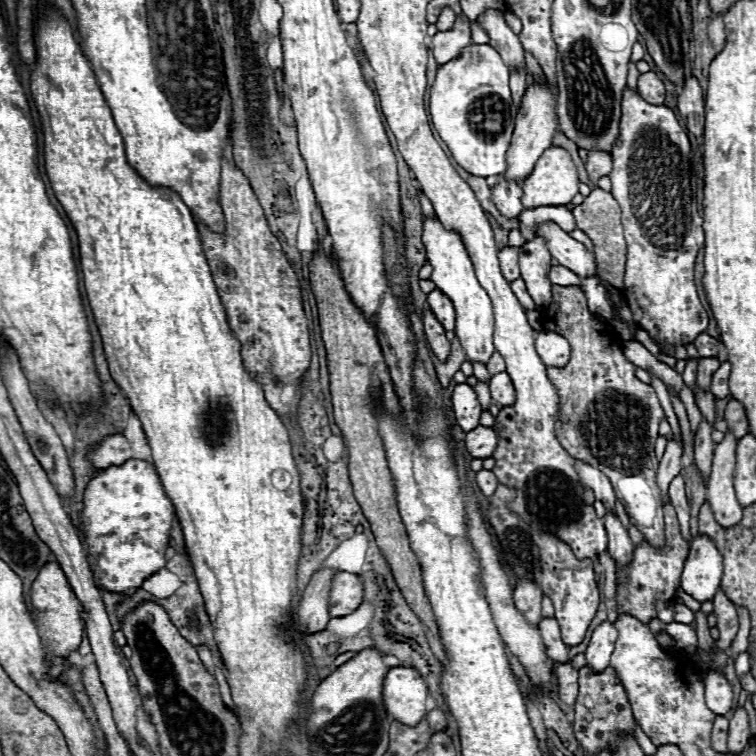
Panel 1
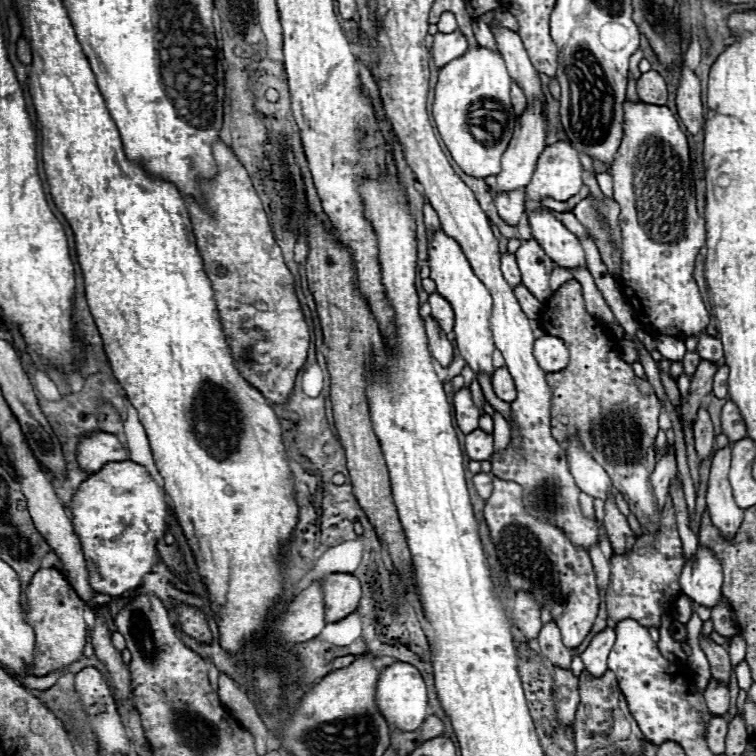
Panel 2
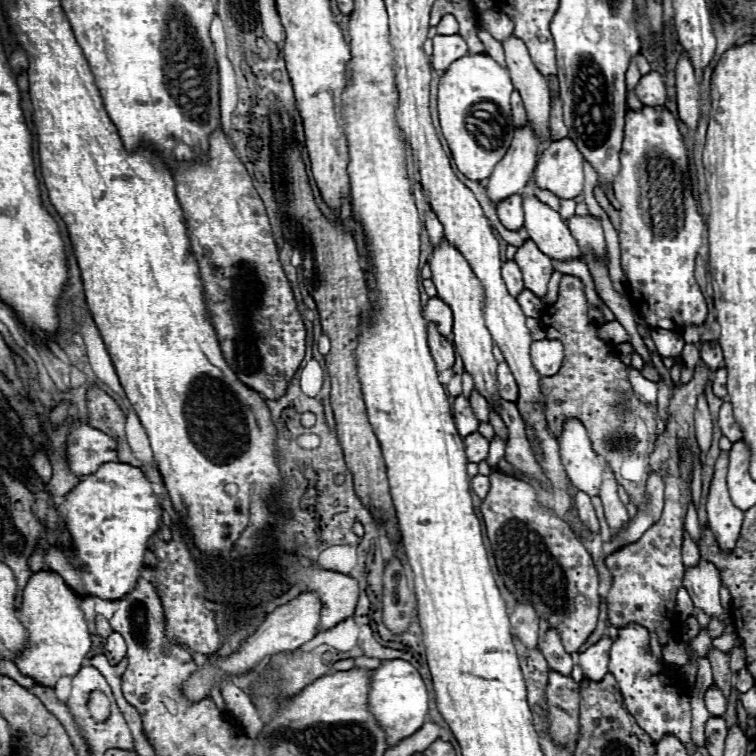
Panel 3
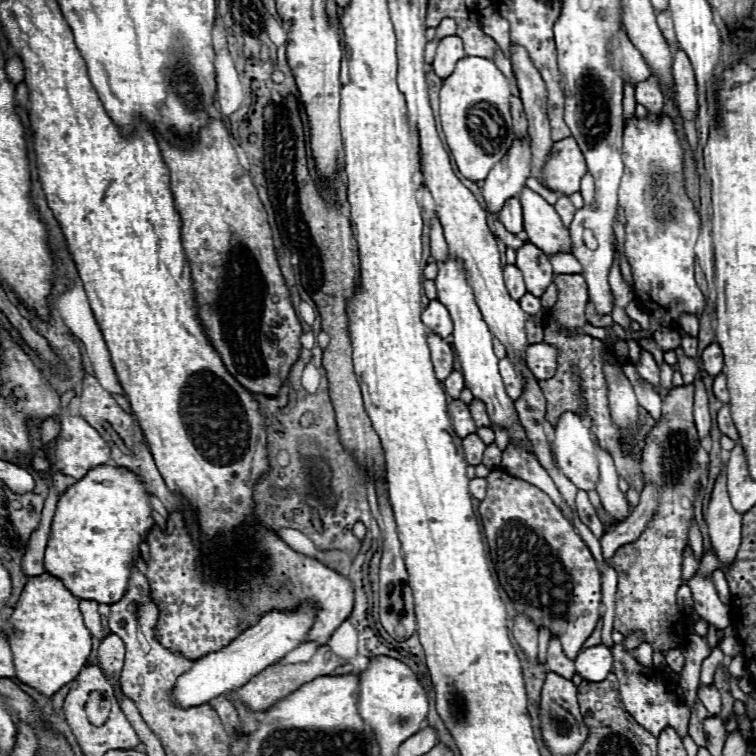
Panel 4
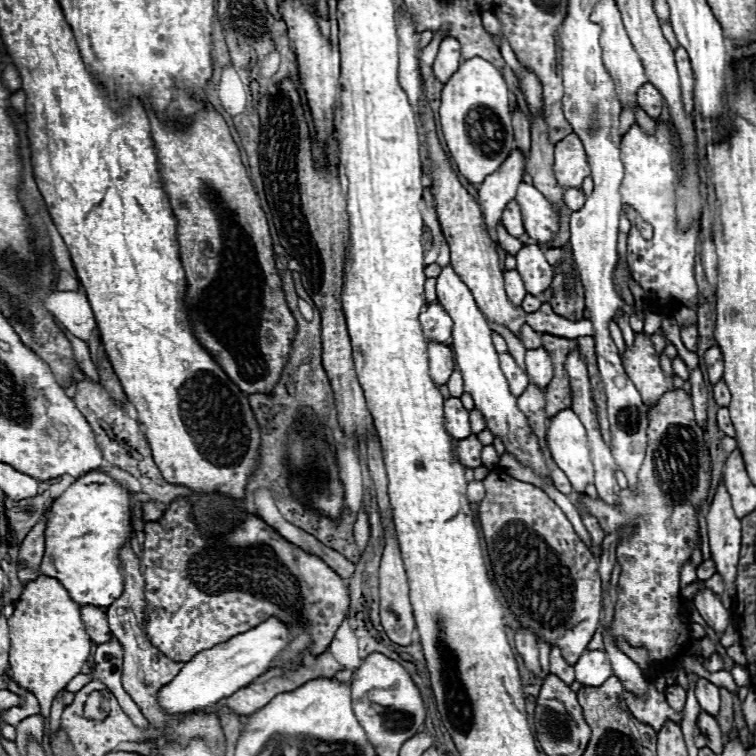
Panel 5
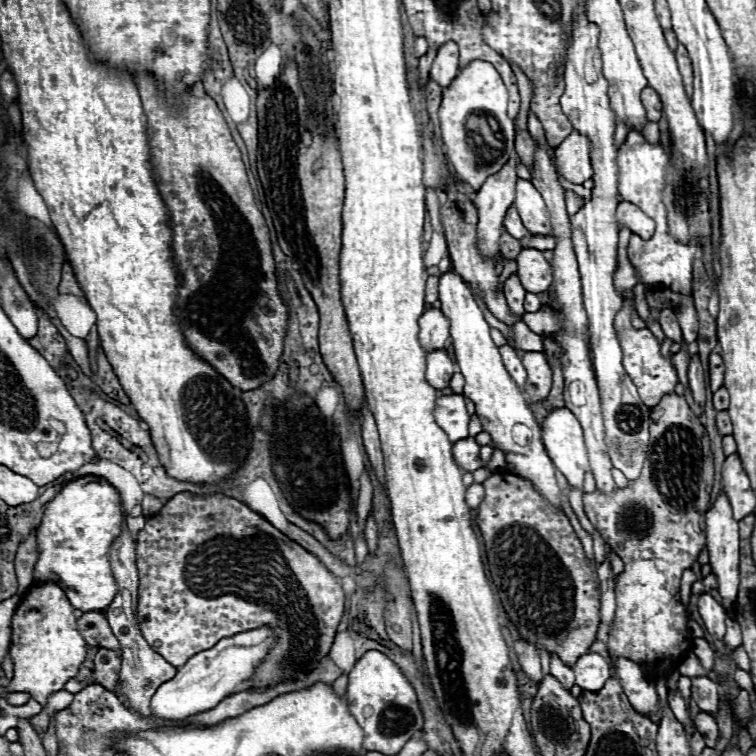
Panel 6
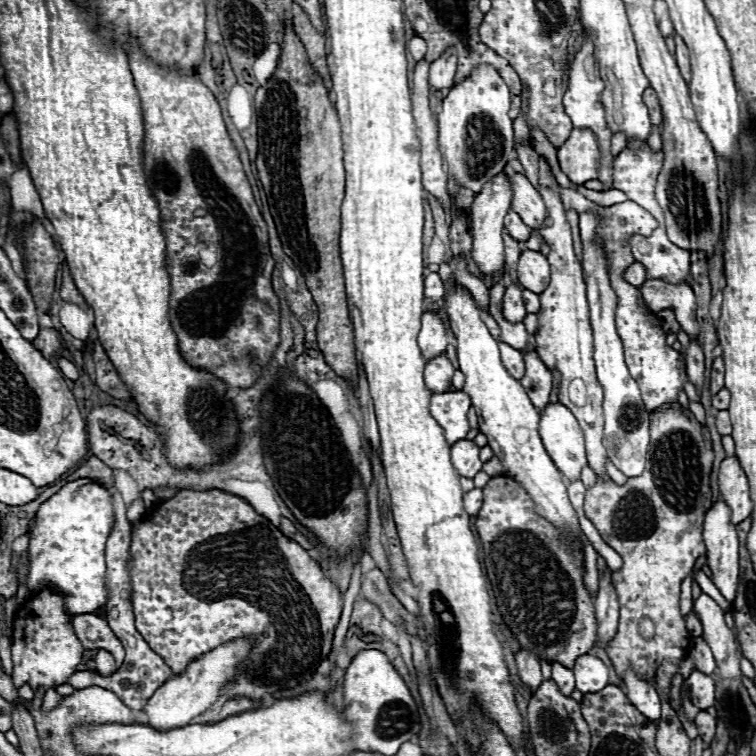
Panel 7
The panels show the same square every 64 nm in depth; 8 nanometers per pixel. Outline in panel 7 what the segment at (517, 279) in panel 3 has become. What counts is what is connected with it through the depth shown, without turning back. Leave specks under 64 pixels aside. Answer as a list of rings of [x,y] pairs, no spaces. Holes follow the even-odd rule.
[[[512,284],[506,288],[502,312],[504,312],[504,318],[512,324],[524,322],[526,310],[524,310],[524,302],[522,302],[522,288],[518,284]]]

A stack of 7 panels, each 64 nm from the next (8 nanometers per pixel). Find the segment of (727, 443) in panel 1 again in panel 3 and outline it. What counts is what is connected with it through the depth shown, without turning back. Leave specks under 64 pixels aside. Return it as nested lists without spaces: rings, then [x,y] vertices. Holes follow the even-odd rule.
[[[722,454],[716,462],[706,510],[708,510],[708,528],[712,530],[718,546],[722,552],[732,552],[736,548],[744,512],[736,508],[730,500],[726,488],[726,472],[728,472],[728,458]]]

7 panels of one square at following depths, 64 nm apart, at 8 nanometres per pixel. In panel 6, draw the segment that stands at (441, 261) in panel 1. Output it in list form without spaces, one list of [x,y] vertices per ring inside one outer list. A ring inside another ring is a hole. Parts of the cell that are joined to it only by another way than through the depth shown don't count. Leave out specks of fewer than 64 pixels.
[[[446,272],[440,276],[440,302],[440,310],[450,320],[450,336],[454,338],[452,346],[456,352],[456,362],[466,378],[464,396],[476,404],[476,416],[482,420],[484,432],[490,434],[492,446],[506,454],[506,462],[510,464],[510,470],[514,474],[532,482],[534,490],[550,506],[562,510],[564,492],[556,482],[556,468],[544,450],[540,426],[526,402],[524,392],[514,384],[514,380],[506,372],[498,346],[490,338],[490,326],[484,320],[482,310],[474,302],[472,290],[458,274]]]

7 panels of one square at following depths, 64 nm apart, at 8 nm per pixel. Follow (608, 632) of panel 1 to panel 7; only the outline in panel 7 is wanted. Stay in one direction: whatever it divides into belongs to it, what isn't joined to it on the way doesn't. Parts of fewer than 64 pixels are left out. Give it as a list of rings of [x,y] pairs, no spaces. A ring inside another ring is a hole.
[[[590,654],[580,656],[572,670],[576,674],[576,688],[582,694],[594,694],[600,692],[604,686],[608,686],[608,668],[596,656]]]

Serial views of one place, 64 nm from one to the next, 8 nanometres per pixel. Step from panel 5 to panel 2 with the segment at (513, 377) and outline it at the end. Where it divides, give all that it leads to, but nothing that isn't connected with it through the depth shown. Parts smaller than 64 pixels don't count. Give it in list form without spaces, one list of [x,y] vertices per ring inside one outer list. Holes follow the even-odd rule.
[[[506,366],[498,368],[492,376],[492,388],[496,392],[498,398],[502,398],[504,402],[514,402],[516,396],[516,388],[514,388],[514,380],[510,376],[510,372],[506,370]]]

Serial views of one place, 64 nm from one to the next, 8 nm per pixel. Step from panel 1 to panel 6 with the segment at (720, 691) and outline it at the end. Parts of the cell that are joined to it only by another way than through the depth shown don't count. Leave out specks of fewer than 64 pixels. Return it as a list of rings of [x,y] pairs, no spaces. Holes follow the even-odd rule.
[[[694,676],[692,698],[702,712],[716,712],[718,710],[718,682],[706,676]]]

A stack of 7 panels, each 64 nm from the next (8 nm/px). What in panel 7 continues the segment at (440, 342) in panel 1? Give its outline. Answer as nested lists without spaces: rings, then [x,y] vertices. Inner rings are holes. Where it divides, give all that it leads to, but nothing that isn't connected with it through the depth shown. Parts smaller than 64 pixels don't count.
[[[442,354],[434,360],[430,360],[426,364],[424,370],[424,378],[426,378],[426,386],[432,392],[448,392],[452,386],[452,374],[454,374],[454,366],[450,364],[450,360]]]

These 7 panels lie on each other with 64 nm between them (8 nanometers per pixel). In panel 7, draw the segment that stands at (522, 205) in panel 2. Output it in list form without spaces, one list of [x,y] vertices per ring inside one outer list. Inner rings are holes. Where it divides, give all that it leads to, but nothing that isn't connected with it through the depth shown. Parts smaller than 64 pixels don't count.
[[[512,210],[506,214],[504,226],[506,226],[508,234],[510,234],[514,240],[518,240],[518,242],[526,242],[526,240],[530,238],[530,234],[532,234],[532,230],[530,230],[530,228],[520,220],[520,216],[518,216],[516,212],[512,212]]]

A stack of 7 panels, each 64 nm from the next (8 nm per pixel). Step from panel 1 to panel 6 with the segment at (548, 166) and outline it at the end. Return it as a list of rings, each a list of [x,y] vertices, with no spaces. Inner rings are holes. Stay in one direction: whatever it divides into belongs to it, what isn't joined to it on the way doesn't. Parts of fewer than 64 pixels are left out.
[[[572,132],[556,148],[556,166],[558,172],[572,184],[582,184],[594,176],[590,162],[590,140],[578,132]]]

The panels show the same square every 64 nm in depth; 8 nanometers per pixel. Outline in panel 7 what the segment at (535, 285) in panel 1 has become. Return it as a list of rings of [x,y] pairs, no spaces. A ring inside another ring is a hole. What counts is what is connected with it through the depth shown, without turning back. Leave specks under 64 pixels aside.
[[[522,252],[518,262],[518,282],[524,290],[530,292],[544,292],[550,284],[550,268],[546,262],[546,256],[540,252]]]

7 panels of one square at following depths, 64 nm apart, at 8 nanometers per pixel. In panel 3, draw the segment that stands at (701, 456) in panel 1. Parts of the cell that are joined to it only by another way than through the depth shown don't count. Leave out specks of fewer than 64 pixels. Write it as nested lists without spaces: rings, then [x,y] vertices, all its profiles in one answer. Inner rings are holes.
[[[704,394],[698,398],[694,420],[696,420],[696,440],[700,444],[700,450],[702,452],[708,452],[710,442],[712,442],[712,418],[710,418],[706,396]]]

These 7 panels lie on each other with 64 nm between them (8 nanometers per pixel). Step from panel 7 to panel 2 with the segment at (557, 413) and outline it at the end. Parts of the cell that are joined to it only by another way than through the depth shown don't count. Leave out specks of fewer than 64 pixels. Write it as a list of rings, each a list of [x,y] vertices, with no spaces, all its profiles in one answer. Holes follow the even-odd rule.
[[[578,434],[570,436],[564,446],[566,446],[568,468],[570,468],[576,484],[578,484],[578,488],[592,498],[604,496],[602,500],[606,500],[612,482],[610,482],[608,474],[604,472],[604,468],[582,448]]]

